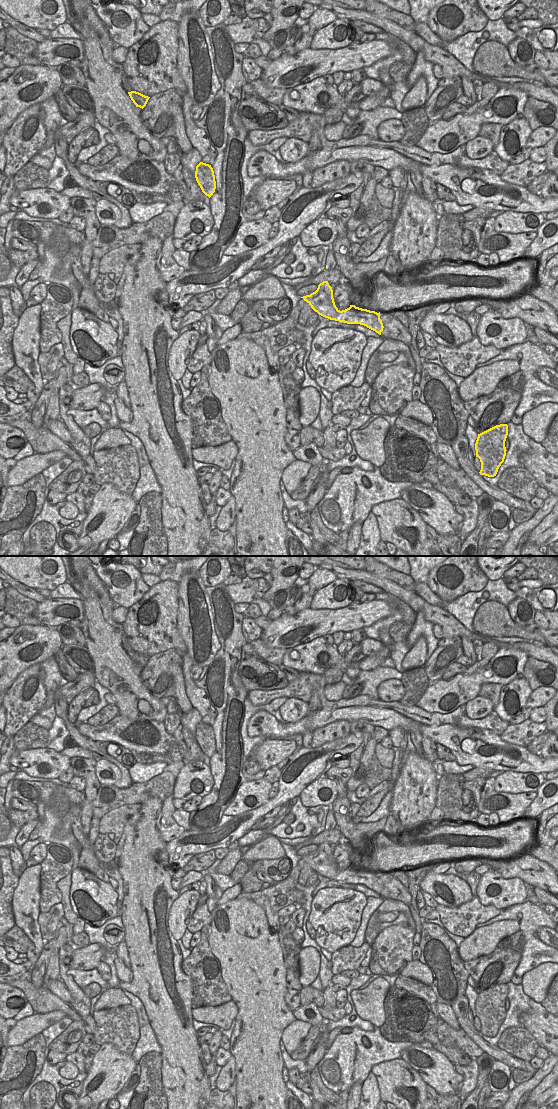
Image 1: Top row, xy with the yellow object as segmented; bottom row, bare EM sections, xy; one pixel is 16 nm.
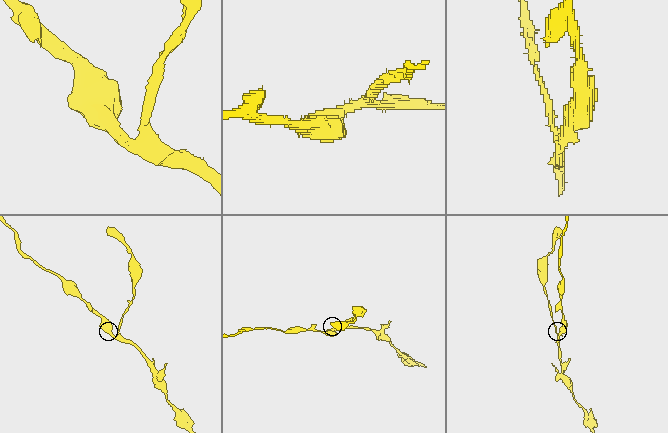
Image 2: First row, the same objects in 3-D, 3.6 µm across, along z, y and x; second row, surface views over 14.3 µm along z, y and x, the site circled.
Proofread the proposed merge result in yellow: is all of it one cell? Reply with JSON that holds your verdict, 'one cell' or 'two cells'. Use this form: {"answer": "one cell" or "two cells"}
{"answer": "one cell"}

